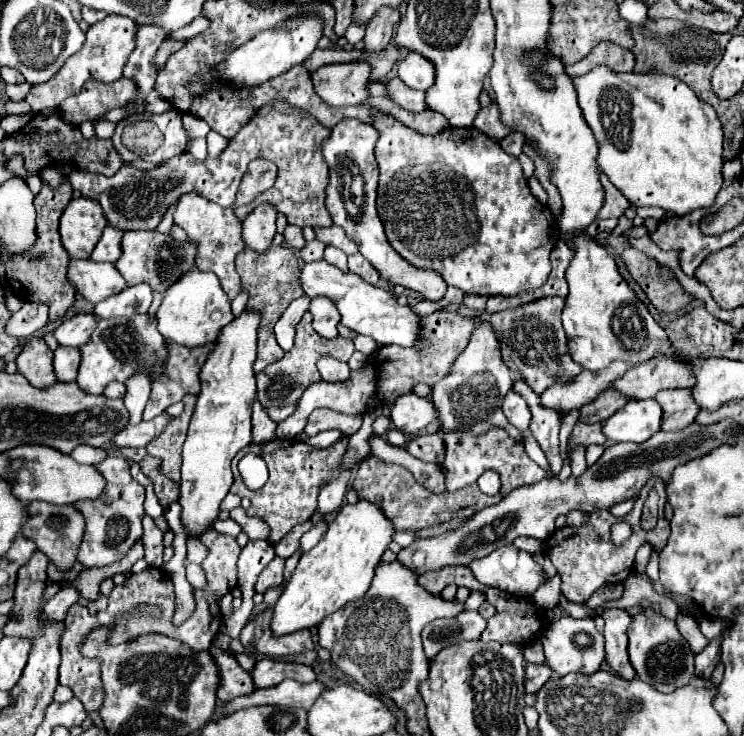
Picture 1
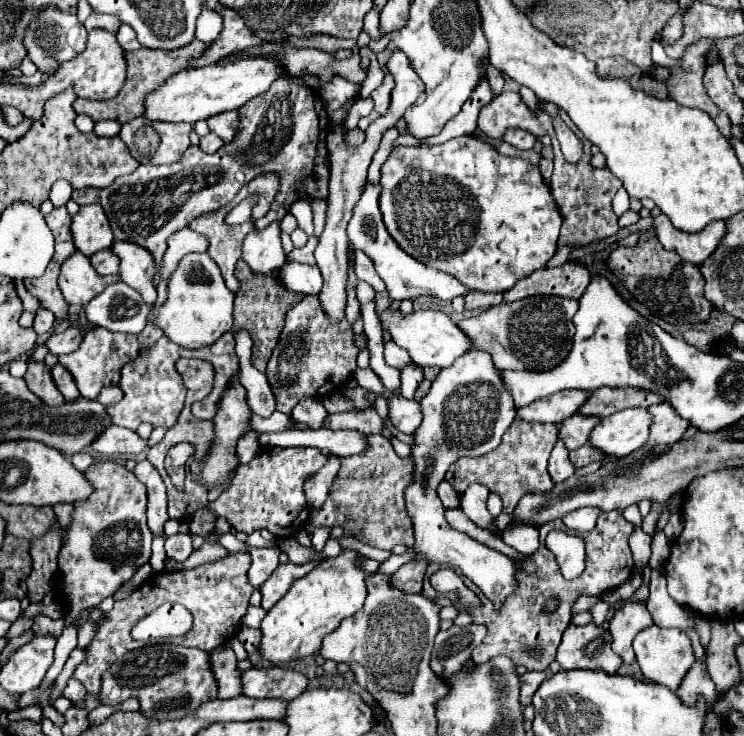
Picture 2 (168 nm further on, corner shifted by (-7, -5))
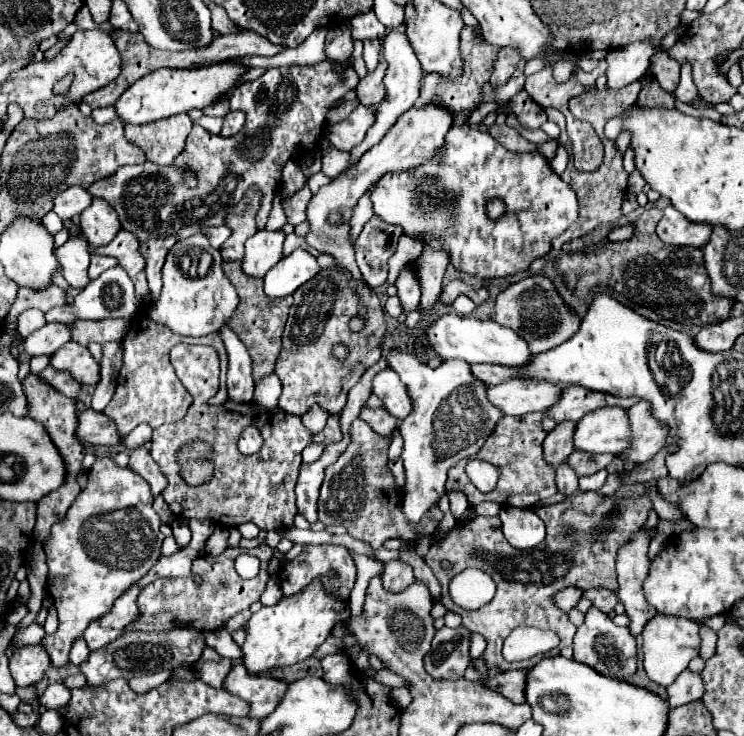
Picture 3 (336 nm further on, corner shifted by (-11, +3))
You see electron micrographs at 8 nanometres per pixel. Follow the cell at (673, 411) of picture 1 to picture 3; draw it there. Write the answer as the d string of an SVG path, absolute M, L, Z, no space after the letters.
M639 401L627 413L633 429L633 443L627 453L619 457L629 459L633 463L645 463L667 445L669 425L655 419L655 415L651 413L651 403L647 401Z

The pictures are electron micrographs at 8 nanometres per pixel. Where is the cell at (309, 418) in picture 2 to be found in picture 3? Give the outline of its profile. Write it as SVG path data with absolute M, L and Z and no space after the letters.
M311 405L311 409L309 409L301 419L303 419L303 425L305 425L311 433L319 433L319 431L325 427L329 415L331 415L331 413L329 413L327 409L323 409L321 405Z

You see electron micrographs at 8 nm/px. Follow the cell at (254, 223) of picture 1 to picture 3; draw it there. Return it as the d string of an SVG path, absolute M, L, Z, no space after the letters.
M257 231L245 243L243 271L251 277L263 277L283 257L283 231Z

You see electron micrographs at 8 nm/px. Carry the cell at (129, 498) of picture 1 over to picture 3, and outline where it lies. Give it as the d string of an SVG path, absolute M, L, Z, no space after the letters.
M97 457L95 465L89 469L87 487L73 501L73 505L67 511L67 517L59 525L53 525L47 545L43 545L49 565L47 593L51 595L57 607L59 627L53 635L45 636L41 645L47 649L57 669L65 669L71 663L69 651L75 639L83 635L87 625L109 613L115 599L119 599L157 563L157 559L161 557L159 551L163 543L163 533L159 531L159 525L161 521L153 509L153 495L147 481L133 473L131 467L117 465L111 457Z

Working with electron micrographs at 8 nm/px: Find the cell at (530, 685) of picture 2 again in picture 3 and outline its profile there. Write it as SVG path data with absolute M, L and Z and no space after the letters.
M529 669L499 673L497 677L489 679L487 685L489 685L491 689L497 689L497 691L499 691L503 697L507 697L509 701L513 701L513 703L523 703L523 701L525 701L527 671L529 671Z

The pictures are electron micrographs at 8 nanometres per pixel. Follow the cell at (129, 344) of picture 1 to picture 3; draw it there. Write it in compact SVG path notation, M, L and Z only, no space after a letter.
M69 341L63 349L51 355L51 367L69 371L79 383L83 385L97 385L99 383L99 363L89 357L87 347Z

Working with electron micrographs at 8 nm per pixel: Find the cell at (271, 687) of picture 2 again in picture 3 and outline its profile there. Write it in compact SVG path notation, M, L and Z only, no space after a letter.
M235 663L231 673L225 679L225 689L235 693L237 697L251 703L249 717L267 717L271 709L281 703L281 697L287 691L287 681L265 677L265 675L251 675L243 663Z

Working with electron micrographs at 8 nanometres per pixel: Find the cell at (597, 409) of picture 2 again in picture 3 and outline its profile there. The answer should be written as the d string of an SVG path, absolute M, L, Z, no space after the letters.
M569 385L569 387L563 389L563 397L561 397L559 405L551 407L547 411L547 415L553 417L557 423L579 421L587 413L591 413L595 409L601 409L605 405L617 405L617 407L629 409L635 403L639 403L639 397L623 399L623 397L615 397L615 395L609 395L609 393L599 393L599 391L585 389L581 385Z

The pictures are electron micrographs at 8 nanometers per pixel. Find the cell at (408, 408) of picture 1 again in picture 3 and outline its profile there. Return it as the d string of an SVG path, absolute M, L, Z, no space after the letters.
M393 369L377 373L373 379L373 393L383 401L393 417L405 419L411 413L411 395Z

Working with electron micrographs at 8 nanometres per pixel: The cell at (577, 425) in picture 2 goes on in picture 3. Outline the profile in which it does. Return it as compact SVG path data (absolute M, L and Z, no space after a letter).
M563 421L559 423L543 441L543 449L545 449L545 457L547 461L551 461L551 465L559 465L563 463L569 453L573 451L573 435L575 435L575 423L571 421Z

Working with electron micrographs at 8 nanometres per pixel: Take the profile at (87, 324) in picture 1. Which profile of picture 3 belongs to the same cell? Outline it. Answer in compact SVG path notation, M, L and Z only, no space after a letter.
M47 323L35 333L31 333L23 345L29 357L35 355L53 355L65 343L71 341L71 329L67 323Z

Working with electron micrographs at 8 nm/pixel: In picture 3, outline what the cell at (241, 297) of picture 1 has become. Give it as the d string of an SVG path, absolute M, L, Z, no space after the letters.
M271 373L271 375L261 377L261 381L259 379L255 381L253 401L259 403L265 409L271 409L271 407L275 409L279 393L281 393L281 381L279 381L279 377L275 373Z

